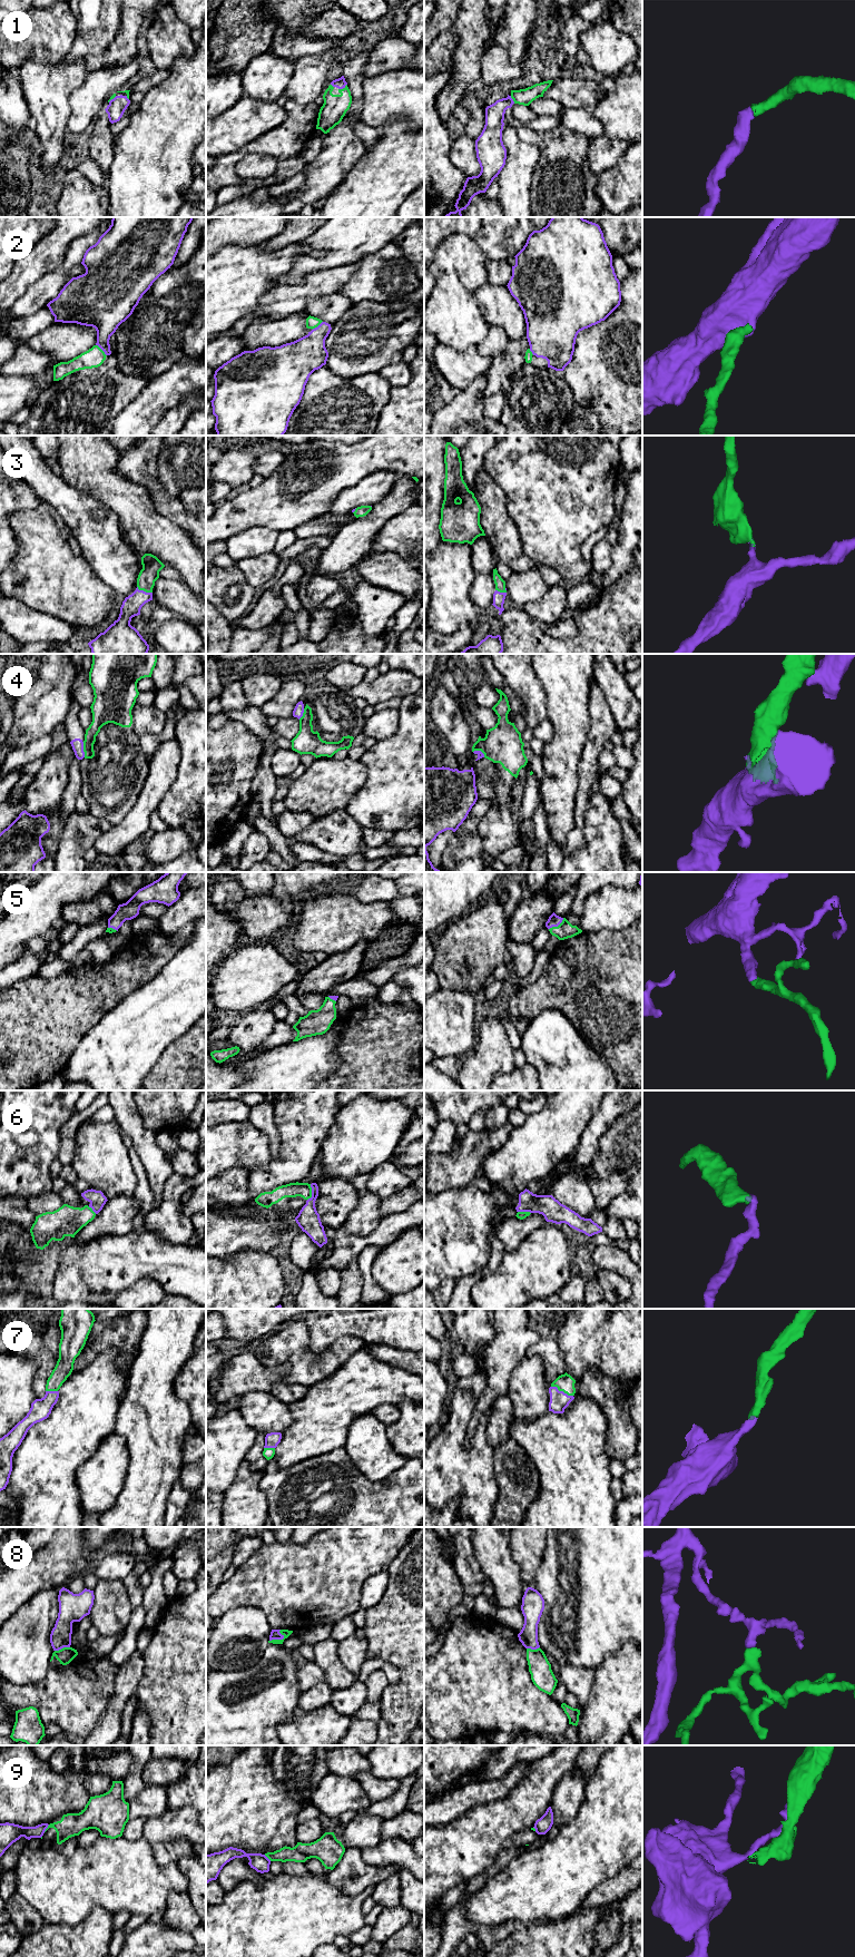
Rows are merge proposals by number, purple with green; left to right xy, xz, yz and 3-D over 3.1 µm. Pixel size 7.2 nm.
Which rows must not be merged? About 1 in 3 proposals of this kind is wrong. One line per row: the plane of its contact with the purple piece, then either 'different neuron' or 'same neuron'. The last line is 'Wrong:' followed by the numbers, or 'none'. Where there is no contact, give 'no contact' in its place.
1: contact in xz; same neuron
2: contact in xy; same neuron
3: contact in xy; same neuron
4: contact in xy; different neuron
5: contact in yz; same neuron
6: contact in xz; different neuron
7: contact in yz; same neuron
8: contact in xz; different neuron
9: contact in xy; different neuron
Wrong: 4, 6, 8, 9

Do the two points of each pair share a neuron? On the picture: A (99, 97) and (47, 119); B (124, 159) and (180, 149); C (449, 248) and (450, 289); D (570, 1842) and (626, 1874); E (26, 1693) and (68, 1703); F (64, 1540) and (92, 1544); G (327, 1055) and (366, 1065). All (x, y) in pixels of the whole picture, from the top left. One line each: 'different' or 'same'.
A: different
B: same
C: different
D: different
E: same
F: different
G: different

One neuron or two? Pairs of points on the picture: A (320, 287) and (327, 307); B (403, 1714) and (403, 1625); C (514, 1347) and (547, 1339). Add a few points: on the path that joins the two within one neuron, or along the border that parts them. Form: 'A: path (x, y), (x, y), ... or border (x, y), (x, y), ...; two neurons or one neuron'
A: border (337, 291), (312, 299), (304, 310); two neurons
B: path (406, 1692), (406, 1647); one neuron
C: border (531, 1320), (529, 1324), (538, 1339), (528, 1348); two neurons

